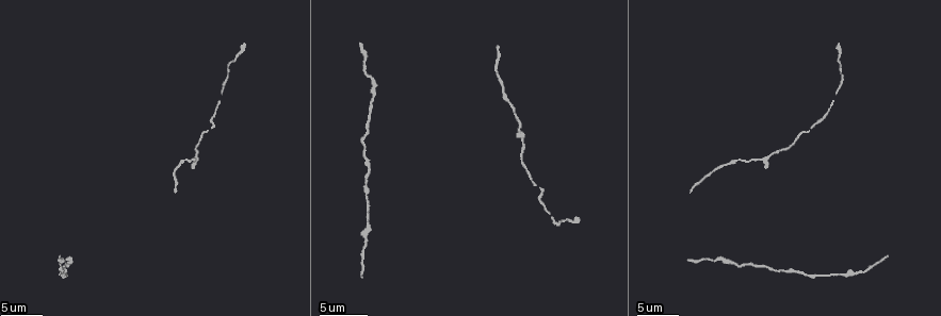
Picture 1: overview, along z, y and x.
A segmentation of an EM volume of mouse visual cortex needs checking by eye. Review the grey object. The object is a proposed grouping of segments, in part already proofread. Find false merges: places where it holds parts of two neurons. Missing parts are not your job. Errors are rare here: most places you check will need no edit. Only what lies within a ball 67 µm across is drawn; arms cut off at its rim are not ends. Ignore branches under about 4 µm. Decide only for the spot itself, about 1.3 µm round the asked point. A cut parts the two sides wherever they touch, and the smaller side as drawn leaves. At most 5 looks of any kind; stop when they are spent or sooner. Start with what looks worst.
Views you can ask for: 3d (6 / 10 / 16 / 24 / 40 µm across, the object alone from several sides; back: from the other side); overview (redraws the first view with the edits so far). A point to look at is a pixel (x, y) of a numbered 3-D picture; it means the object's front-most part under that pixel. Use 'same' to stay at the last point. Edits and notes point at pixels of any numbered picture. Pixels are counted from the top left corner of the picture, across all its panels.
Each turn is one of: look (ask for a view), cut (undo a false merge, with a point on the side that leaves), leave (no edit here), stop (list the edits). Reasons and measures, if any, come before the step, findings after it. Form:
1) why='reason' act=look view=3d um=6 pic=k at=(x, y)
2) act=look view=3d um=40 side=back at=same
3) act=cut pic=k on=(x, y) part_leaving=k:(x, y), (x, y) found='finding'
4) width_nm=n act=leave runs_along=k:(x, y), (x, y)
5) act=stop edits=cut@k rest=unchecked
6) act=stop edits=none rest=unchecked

why='sudden change in width' act=look view=3d um=6 pic=1 at=(837, 274)

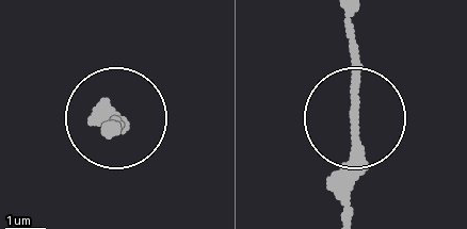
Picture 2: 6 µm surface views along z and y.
act=leave found='one neuron here'

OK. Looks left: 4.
why='calibre changes' act=look view=3d um=16 pic=1 at=(779, 269)

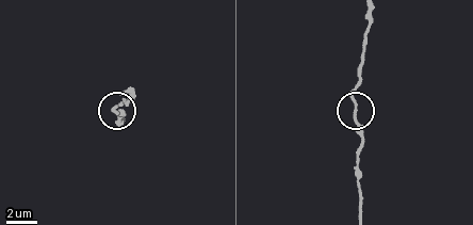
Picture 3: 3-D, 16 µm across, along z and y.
act=leave found='one neuron here'

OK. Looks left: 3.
why='sudden change in width' act=look view=3d um=16 pic=1 at=(216, 114)

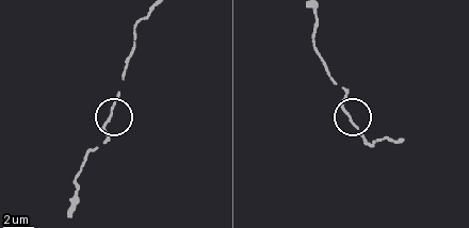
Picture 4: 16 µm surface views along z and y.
act=leave runs_along=4:(71, 199), (76, 174), (104, 140), (124, 76) found='continuous, no second neuron'

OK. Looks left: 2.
act=stop edits=none rest=unchecked

